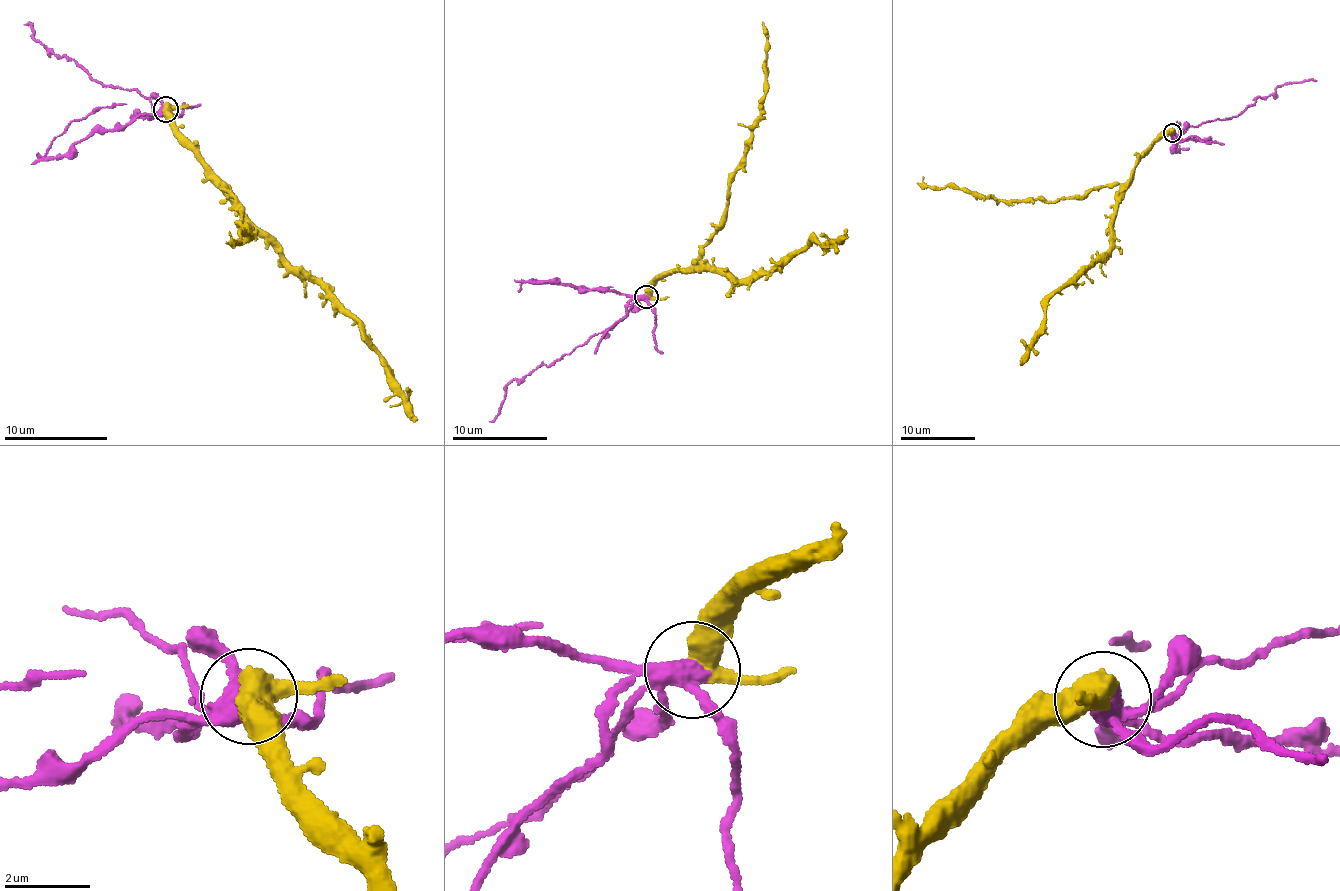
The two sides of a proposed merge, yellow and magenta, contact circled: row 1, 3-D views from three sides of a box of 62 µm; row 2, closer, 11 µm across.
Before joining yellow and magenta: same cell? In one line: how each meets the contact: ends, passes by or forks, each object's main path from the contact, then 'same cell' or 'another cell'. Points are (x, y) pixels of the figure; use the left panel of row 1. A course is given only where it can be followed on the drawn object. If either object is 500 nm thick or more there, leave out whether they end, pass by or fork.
yellow runs (164, 110), (197, 158), (290, 266), (322, 280), (363, 333), (414, 422); magenta runs (165, 110), (156, 113), (135, 89), (99, 83), (51, 52), (24, 24); another cell

